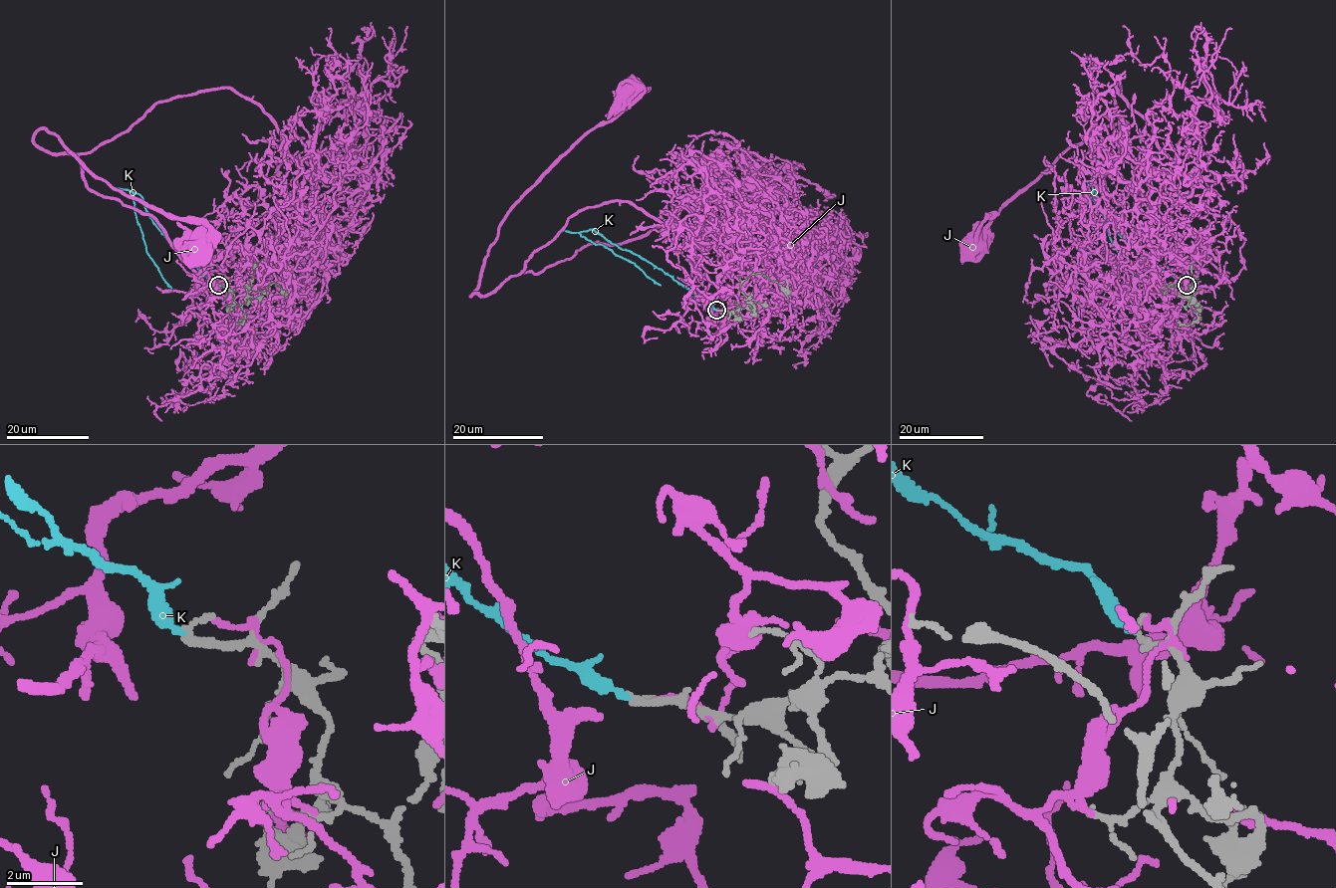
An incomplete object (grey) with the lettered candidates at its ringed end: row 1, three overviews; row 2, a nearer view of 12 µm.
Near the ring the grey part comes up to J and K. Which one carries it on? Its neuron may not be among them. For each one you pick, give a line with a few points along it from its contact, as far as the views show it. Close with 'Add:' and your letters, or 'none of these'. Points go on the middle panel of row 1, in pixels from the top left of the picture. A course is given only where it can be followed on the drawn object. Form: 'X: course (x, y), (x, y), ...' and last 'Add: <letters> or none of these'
K: course (716, 310), (659, 268), (621, 249), (592, 229), (581, 231), (582, 236), (637, 266), (660, 286)
Add: K

